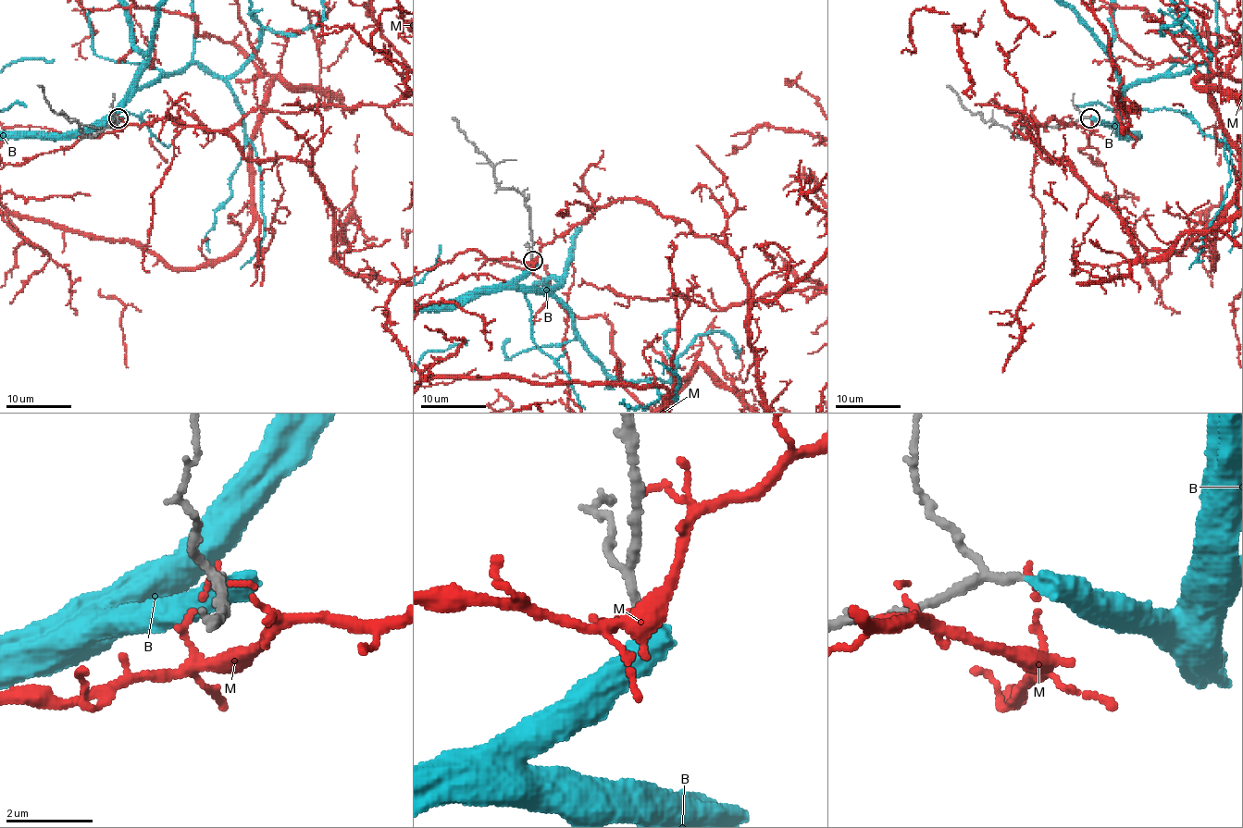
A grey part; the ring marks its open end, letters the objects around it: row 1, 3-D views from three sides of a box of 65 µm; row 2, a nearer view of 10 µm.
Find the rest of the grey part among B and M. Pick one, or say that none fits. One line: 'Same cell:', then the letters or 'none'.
Same cell: B

